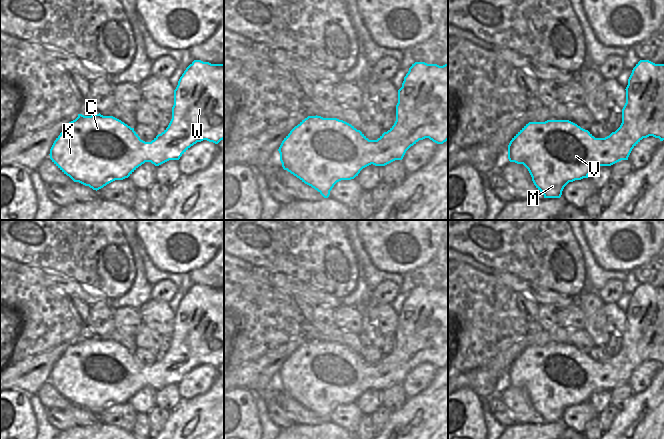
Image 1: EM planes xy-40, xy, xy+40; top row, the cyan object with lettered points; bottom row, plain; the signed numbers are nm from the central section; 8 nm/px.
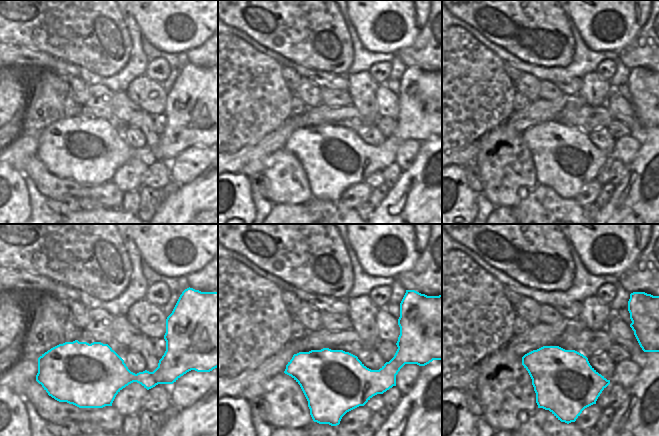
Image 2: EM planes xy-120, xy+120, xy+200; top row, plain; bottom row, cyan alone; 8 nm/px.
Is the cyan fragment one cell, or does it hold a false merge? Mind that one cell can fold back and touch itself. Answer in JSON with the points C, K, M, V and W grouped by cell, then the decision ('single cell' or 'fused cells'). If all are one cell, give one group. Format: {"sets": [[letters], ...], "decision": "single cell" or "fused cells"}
{"sets": [["C", "K", "M", "V", "W"]], "decision": "single cell"}

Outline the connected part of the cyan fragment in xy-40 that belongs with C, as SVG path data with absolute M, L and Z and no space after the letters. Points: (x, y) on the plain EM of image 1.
M194 284L184 295L174 314L174 329L172 343L168 351L158 358L151 366L140 363L138 358L121 344L113 340L93 338L78 341L69 346L54 365L50 373L52 386L74 406L99 414L115 404L128 402L139 390L151 386L159 390L169 384L179 384L180 381L194 368L207 364L218 368L224 363L224 288L211 288Z

